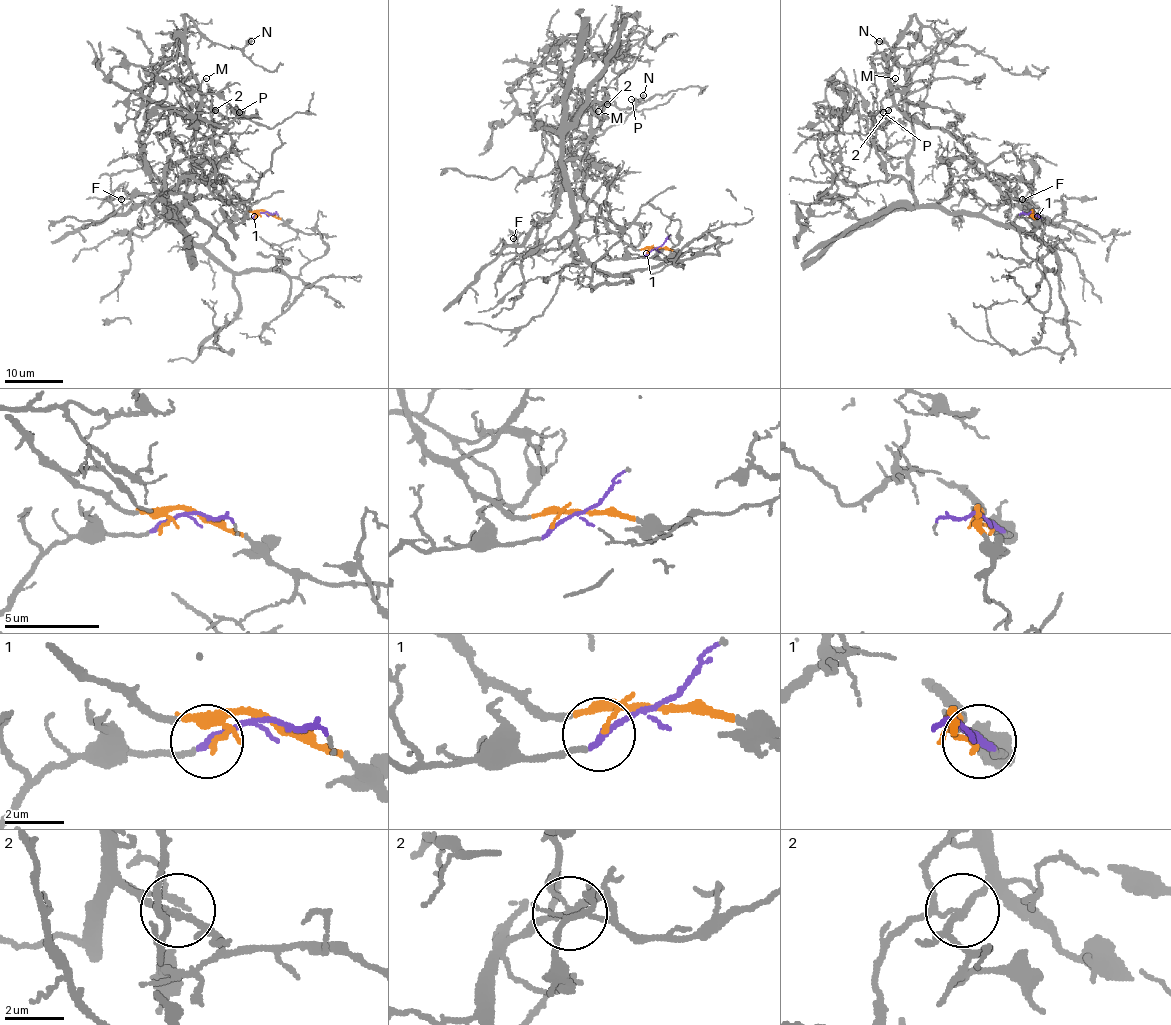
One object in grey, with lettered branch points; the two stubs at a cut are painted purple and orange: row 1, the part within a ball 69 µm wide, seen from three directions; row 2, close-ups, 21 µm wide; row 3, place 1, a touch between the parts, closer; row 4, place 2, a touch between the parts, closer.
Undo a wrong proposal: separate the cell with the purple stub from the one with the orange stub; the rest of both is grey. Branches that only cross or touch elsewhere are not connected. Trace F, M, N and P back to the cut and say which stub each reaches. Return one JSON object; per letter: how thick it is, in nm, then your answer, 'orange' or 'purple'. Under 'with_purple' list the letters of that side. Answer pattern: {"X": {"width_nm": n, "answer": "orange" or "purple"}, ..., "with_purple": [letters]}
{"F": {"width_nm": 100, "answer": "purple"}, "M": {"width_nm": 120, "answer": "orange"}, "N": {"width_nm": 240, "answer": "orange"}, "P": {"width_nm": 150, "answer": "orange"}, "with_purple": ["F"]}

